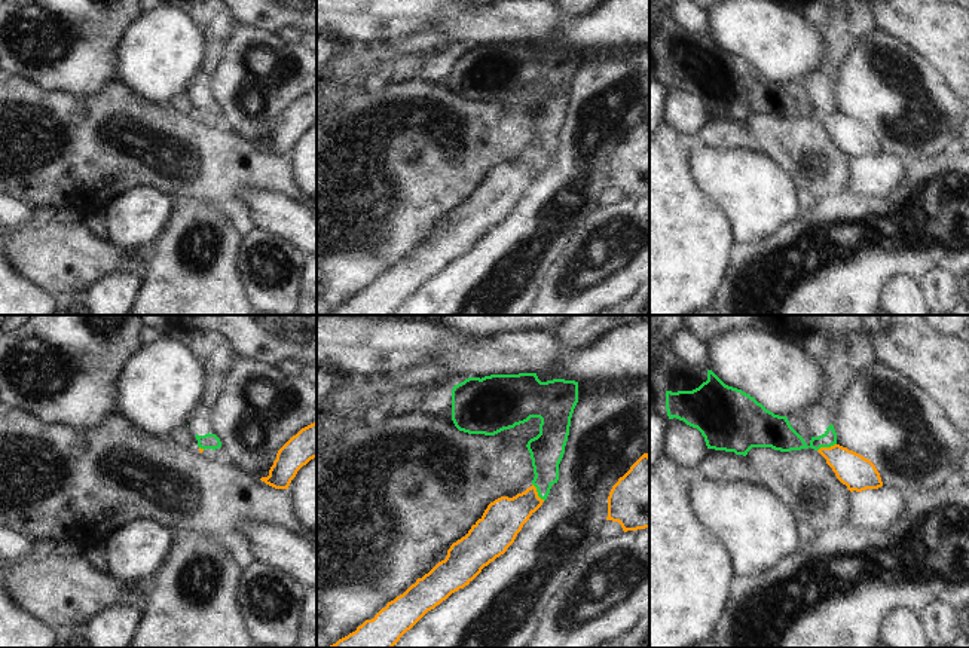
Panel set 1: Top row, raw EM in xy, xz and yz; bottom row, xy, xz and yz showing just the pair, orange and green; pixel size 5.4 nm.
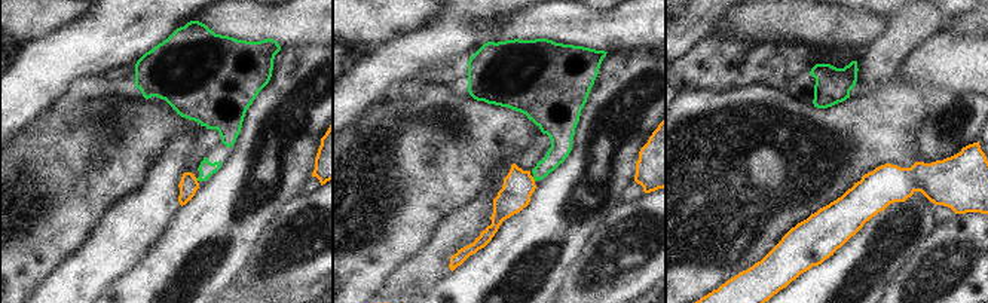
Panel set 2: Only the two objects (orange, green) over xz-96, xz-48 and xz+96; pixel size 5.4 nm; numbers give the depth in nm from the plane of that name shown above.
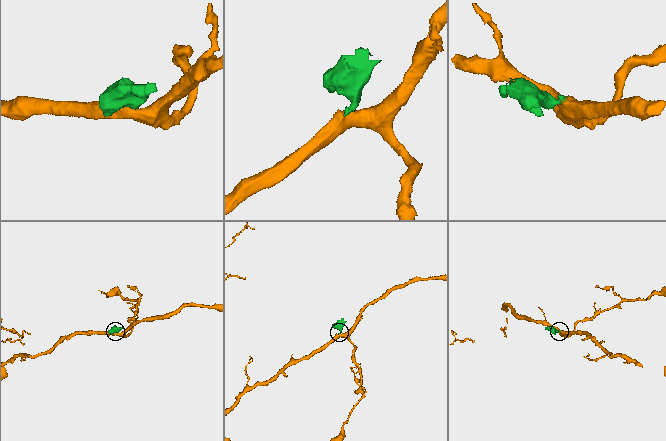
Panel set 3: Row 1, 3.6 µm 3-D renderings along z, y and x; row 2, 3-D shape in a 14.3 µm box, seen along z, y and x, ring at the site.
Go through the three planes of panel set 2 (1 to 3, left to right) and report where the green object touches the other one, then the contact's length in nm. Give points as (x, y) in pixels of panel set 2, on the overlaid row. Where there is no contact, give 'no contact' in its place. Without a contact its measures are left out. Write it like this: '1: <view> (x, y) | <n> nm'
1: no contact
2: xz-48 (532, 178) | 30 nm
3: no contact

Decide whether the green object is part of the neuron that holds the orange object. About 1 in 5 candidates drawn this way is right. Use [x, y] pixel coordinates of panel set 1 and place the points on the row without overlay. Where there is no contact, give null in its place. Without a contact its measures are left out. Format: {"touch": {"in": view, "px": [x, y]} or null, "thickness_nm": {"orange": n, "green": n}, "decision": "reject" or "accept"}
{"touch": {"in": "yz", "px": [827, 115]}, "thickness_nm": {"orange": 190, "green": 150}, "decision": "reject"}

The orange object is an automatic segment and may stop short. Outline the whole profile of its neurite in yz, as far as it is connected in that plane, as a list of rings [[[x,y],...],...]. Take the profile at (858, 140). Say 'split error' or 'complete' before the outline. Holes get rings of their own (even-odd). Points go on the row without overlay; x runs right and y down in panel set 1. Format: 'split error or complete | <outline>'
complete | [[[840,111],[820,114],[817,119],[826,126],[826,131],[832,135],[837,146],[846,152],[850,159],[862,159],[883,153],[875,132],[862,122]]]

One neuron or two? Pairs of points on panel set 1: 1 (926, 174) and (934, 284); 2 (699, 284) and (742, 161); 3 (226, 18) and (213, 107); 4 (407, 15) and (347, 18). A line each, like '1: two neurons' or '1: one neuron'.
1: two neurons
2: one neuron
3: one neuron
4: one neuron

